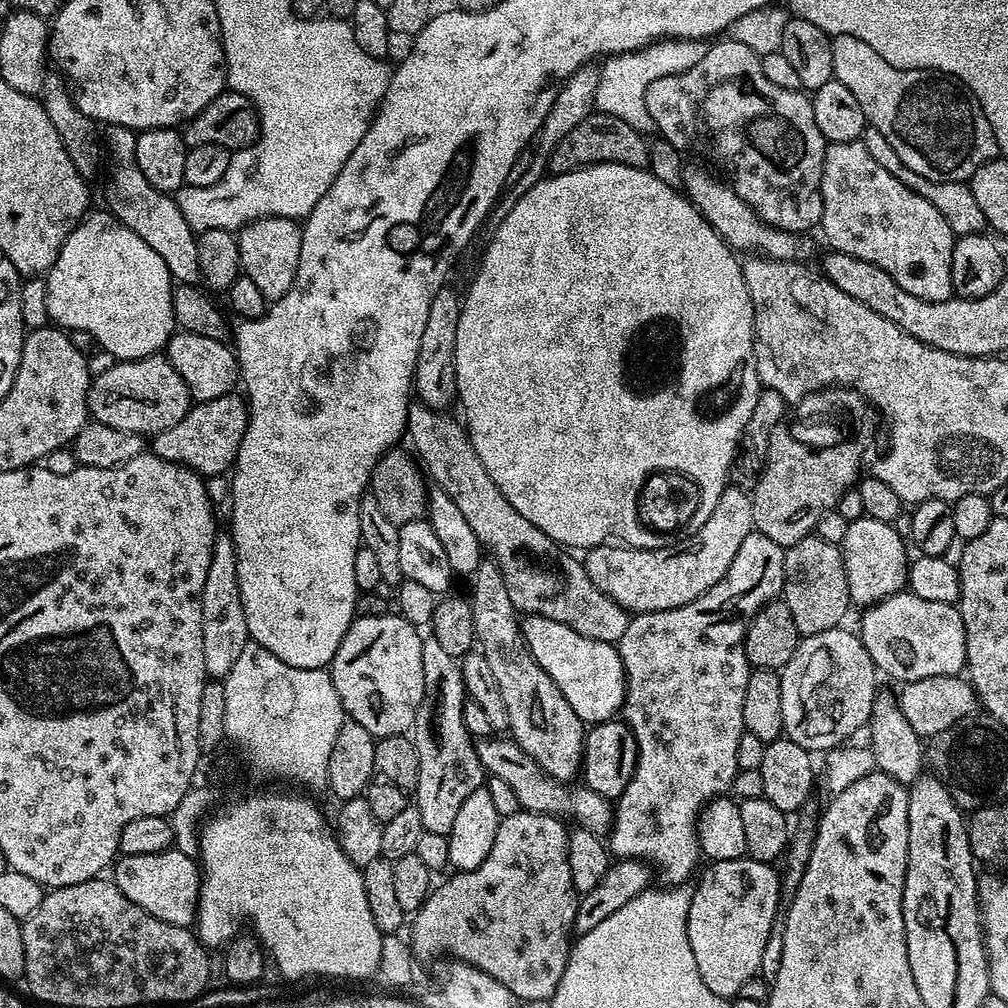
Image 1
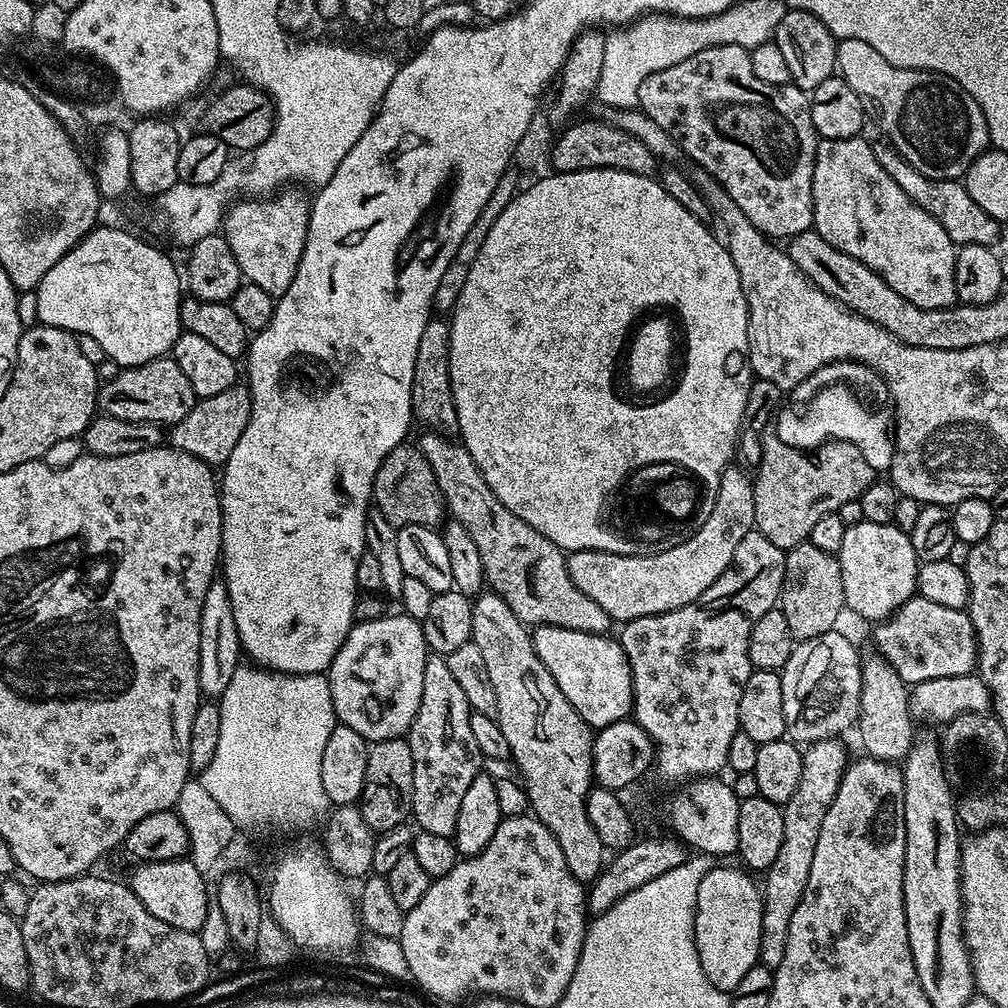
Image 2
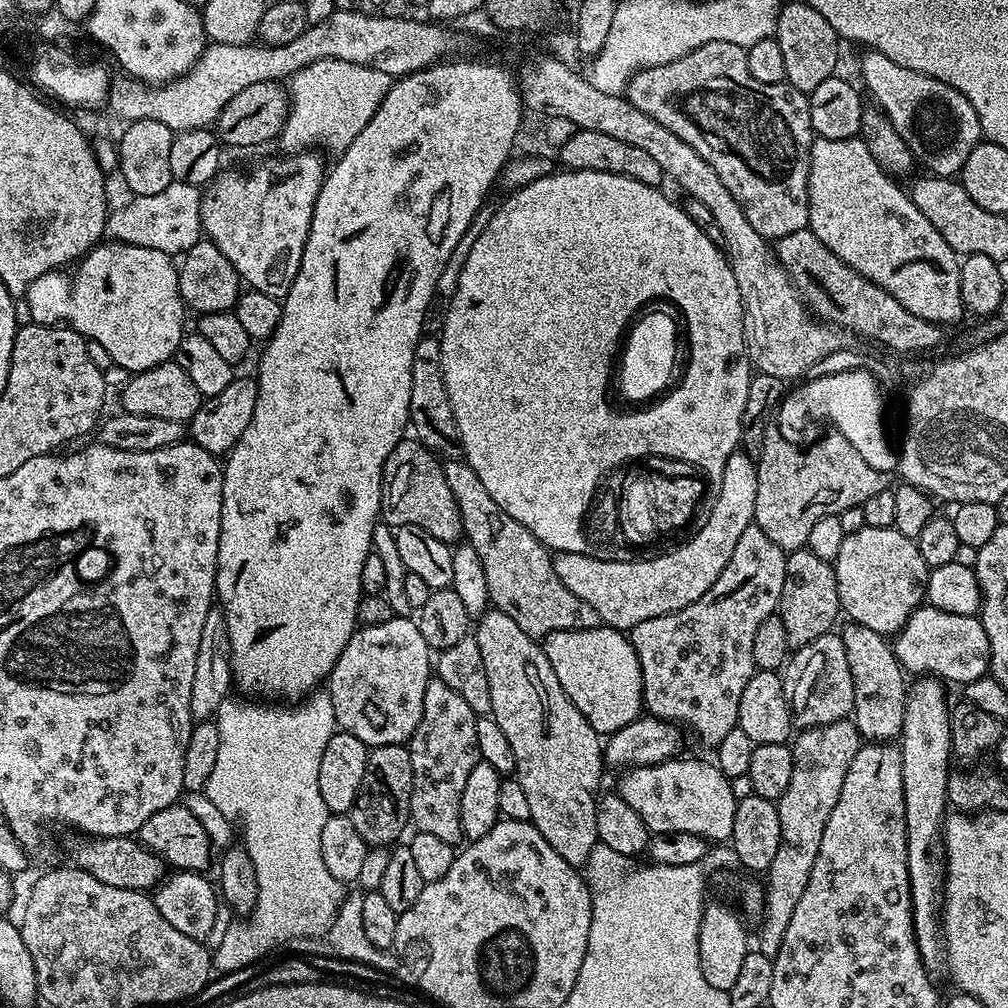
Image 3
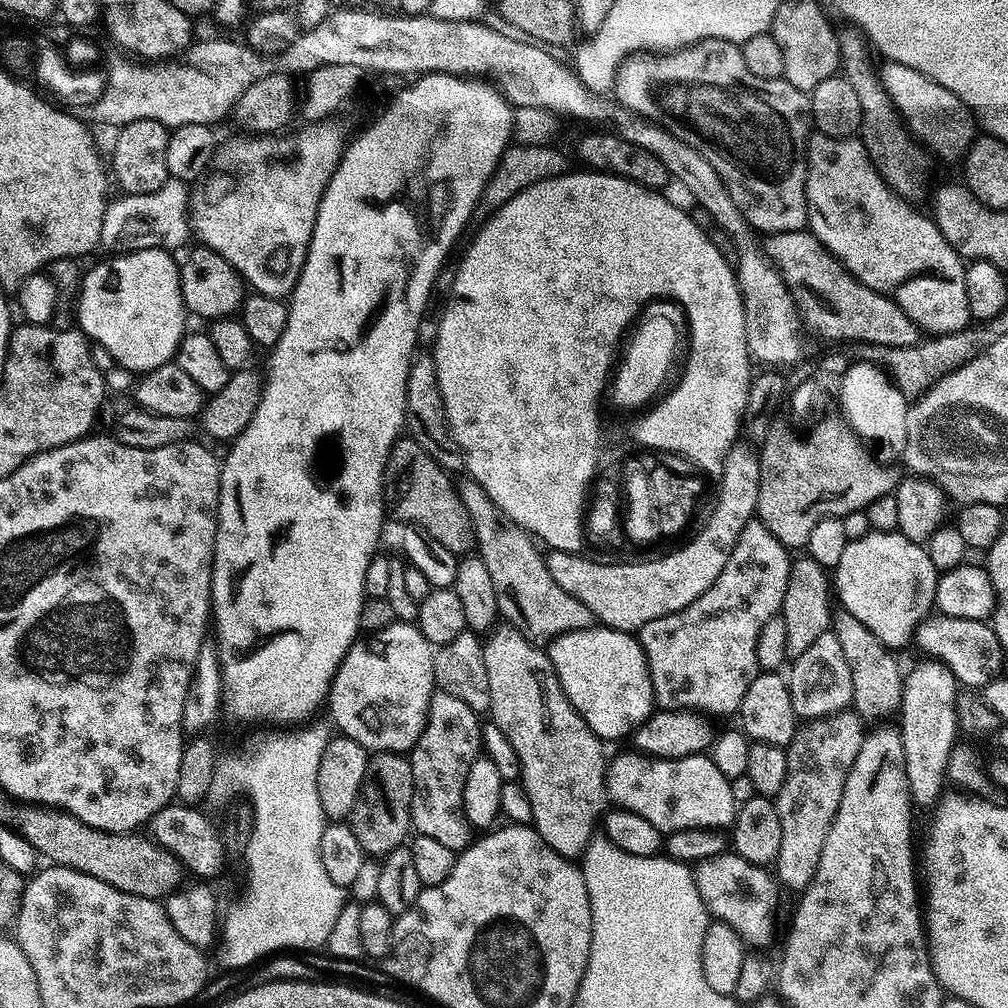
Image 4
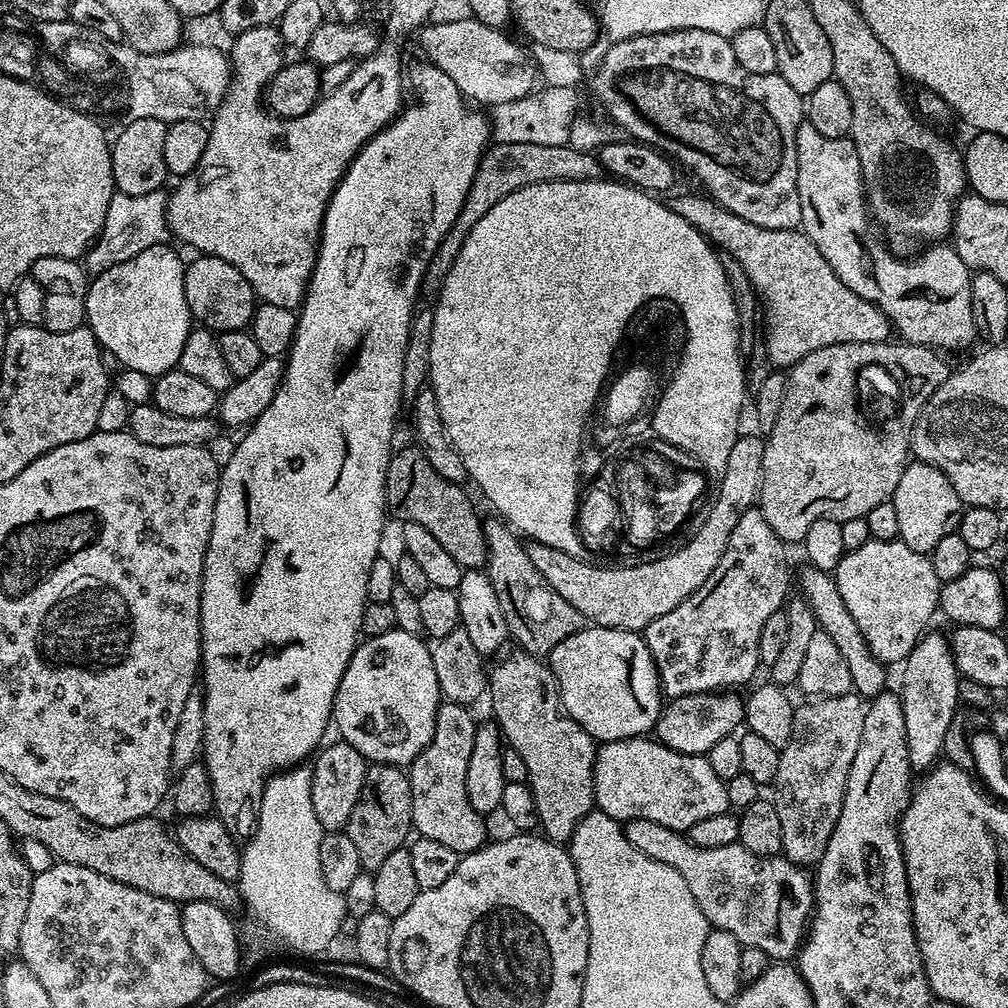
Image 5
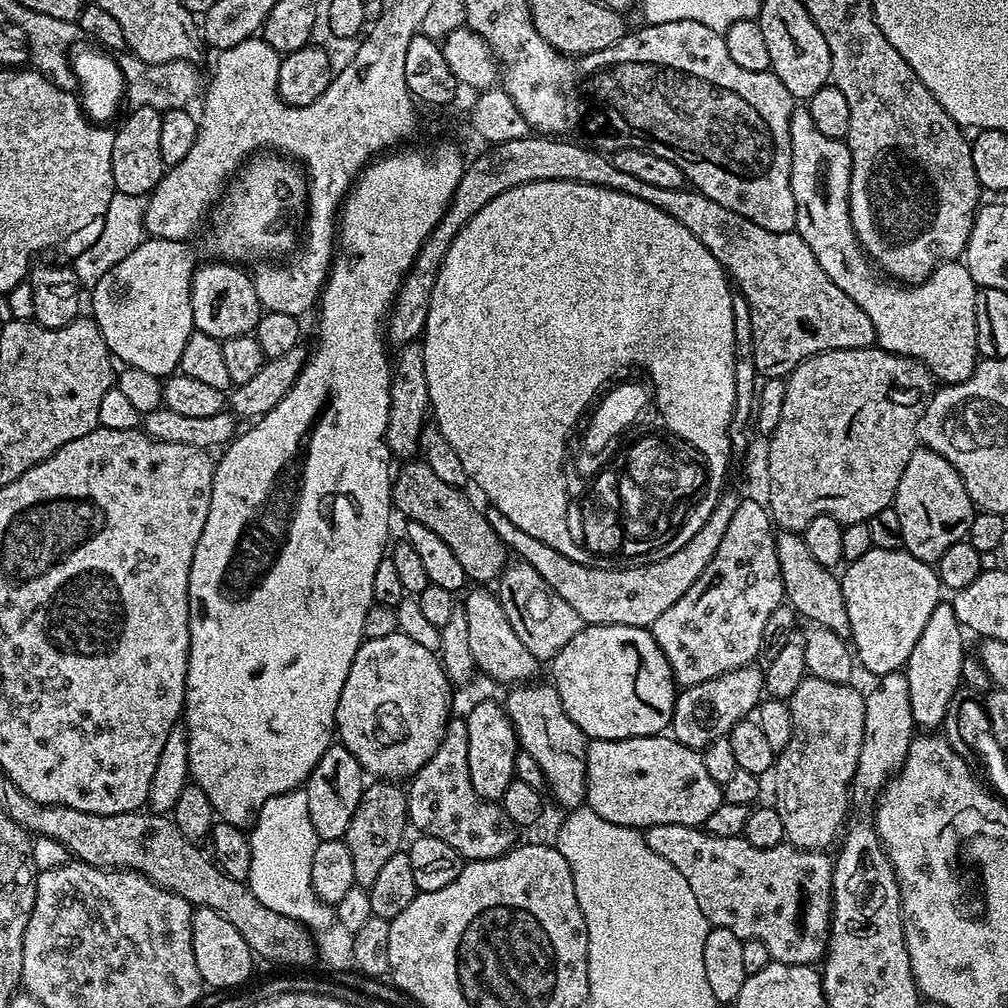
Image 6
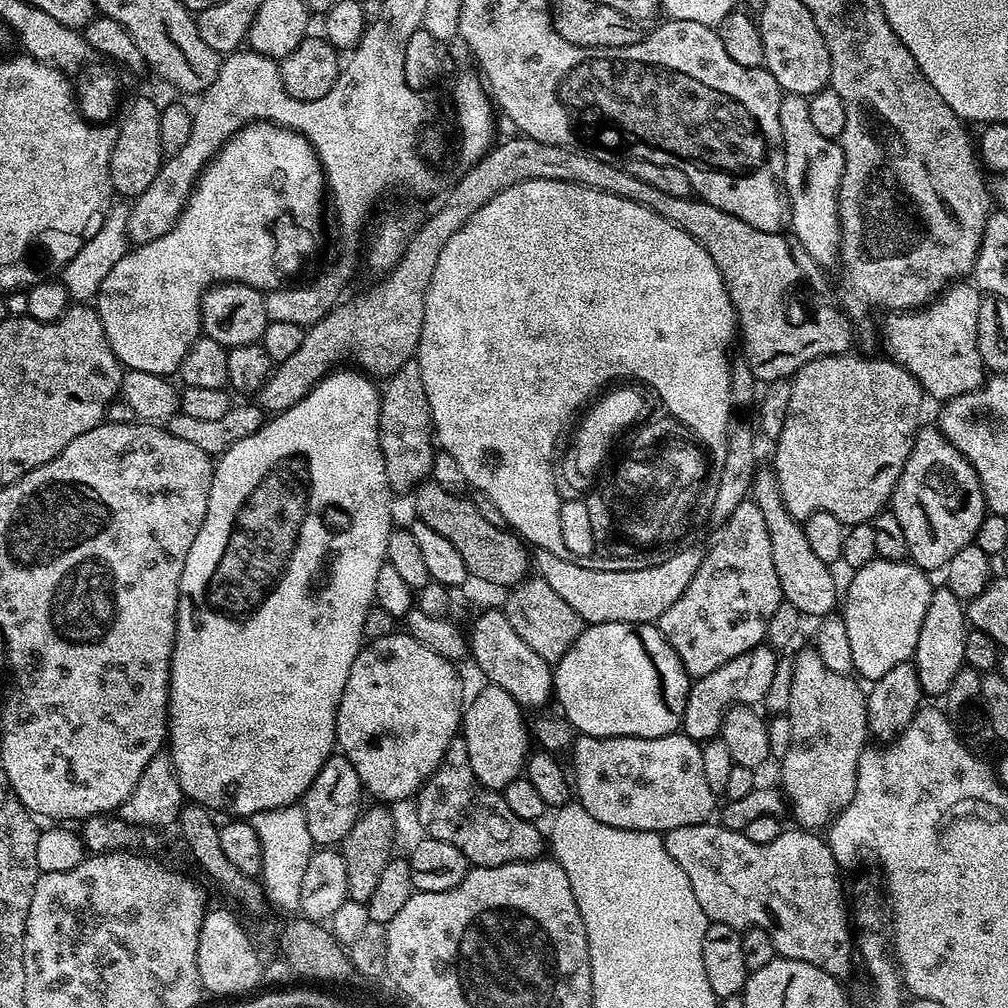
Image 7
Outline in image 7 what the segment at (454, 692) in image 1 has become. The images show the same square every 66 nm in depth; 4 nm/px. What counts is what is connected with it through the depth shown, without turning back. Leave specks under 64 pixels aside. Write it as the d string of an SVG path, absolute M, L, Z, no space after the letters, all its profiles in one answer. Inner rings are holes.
M463 735L452 739L432 777L421 784L414 803L416 820L424 831L421 833L430 840L450 842L450 846L466 854L469 865L489 868L519 860L538 860L545 855L545 833L543 836L533 821L518 818L497 789L482 786L478 778L474 778Z

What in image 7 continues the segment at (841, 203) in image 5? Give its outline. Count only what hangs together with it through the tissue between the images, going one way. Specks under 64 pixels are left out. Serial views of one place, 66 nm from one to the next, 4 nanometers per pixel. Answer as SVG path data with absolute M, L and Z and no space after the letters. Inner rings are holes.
M793 92L781 95L778 122L782 122L784 194L788 198L791 235L816 264L825 270L831 269L831 264L837 263L840 251L838 190L842 182L844 151L837 141L825 138L814 130L803 96ZM952 282L923 308L885 315L880 332L891 359L914 374L920 387L937 402L973 392L986 380L986 369L978 354L978 306L982 293L975 283Z

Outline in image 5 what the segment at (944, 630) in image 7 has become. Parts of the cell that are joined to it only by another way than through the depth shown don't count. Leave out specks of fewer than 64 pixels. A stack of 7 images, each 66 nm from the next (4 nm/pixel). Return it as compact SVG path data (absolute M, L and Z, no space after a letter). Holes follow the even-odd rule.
M925 631L914 650L910 650L907 660L903 661L904 685L898 688L898 695L906 714L910 762L916 770L927 770L941 759L946 730L950 730L950 722L958 715L960 704L958 686L962 677L956 670L956 659L949 637L932 631Z

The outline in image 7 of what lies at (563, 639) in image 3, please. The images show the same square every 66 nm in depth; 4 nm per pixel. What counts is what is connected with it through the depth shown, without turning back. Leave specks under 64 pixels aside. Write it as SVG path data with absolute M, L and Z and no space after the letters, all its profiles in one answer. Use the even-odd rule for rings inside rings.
M606 622L587 625L574 646L566 650L561 660L555 661L552 674L554 700L560 703L559 711L563 719L577 733L585 736L669 736L683 725L689 687L688 671L655 623Z

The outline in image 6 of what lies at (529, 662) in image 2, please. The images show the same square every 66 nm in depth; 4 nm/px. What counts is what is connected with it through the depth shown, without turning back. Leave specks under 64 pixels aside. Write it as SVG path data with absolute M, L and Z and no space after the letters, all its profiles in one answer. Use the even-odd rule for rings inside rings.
M528 682L507 689L508 697L503 697L504 709L516 731L519 747L530 758L542 766L542 774L547 791L564 807L564 810L579 808L586 800L586 750L588 740L584 732L562 710L562 698L551 683Z

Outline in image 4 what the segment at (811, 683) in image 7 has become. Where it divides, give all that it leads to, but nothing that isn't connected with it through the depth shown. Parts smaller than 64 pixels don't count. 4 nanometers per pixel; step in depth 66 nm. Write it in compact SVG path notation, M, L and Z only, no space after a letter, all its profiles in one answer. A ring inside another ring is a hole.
M845 710L835 712L832 716L821 716L819 720L801 723L796 729L794 738L788 743L786 776L780 791L774 797L778 822L782 822L782 847L778 849L774 875L785 889L803 890L814 878L818 870L818 862L822 859L822 846L826 846L826 834L830 834L830 826L838 814L838 802L842 802L846 774L850 774L850 766L854 766L854 758L858 758L858 750L862 750L865 735L865 721L861 720L855 711Z

